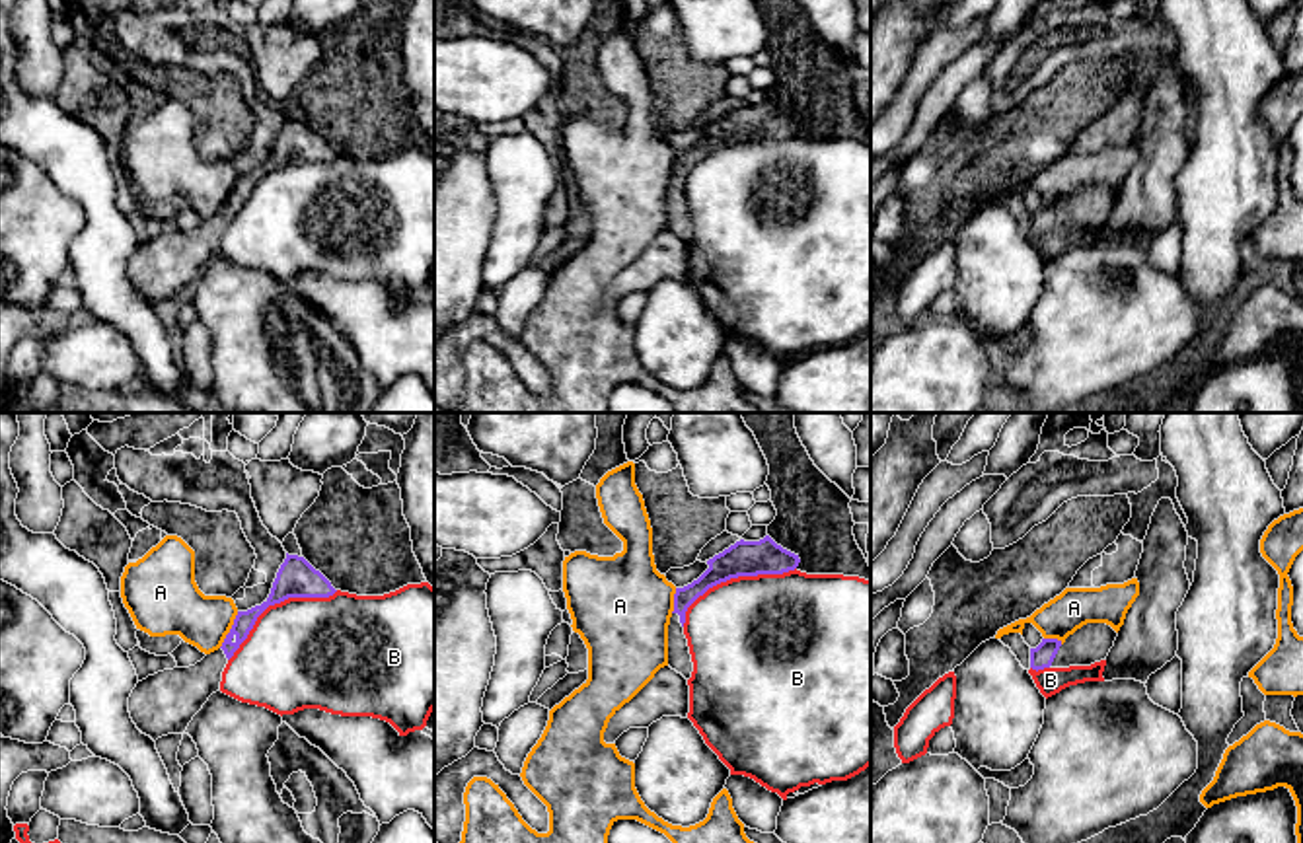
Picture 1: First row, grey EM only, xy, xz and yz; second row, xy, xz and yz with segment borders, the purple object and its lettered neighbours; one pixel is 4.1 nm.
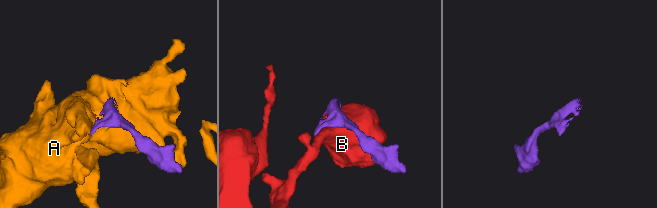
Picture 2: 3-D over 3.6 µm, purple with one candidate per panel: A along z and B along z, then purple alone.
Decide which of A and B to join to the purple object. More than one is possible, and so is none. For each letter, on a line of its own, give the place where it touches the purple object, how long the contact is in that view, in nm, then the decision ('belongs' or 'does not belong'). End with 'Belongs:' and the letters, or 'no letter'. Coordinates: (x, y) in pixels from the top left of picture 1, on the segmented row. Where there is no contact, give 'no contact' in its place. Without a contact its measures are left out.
A: meets purple in xy at (230, 629); contact 170 nm long; does not belong
B: meets purple in xz at (733, 577); contact 550 nm long; does not belong
Belongs: no letter

